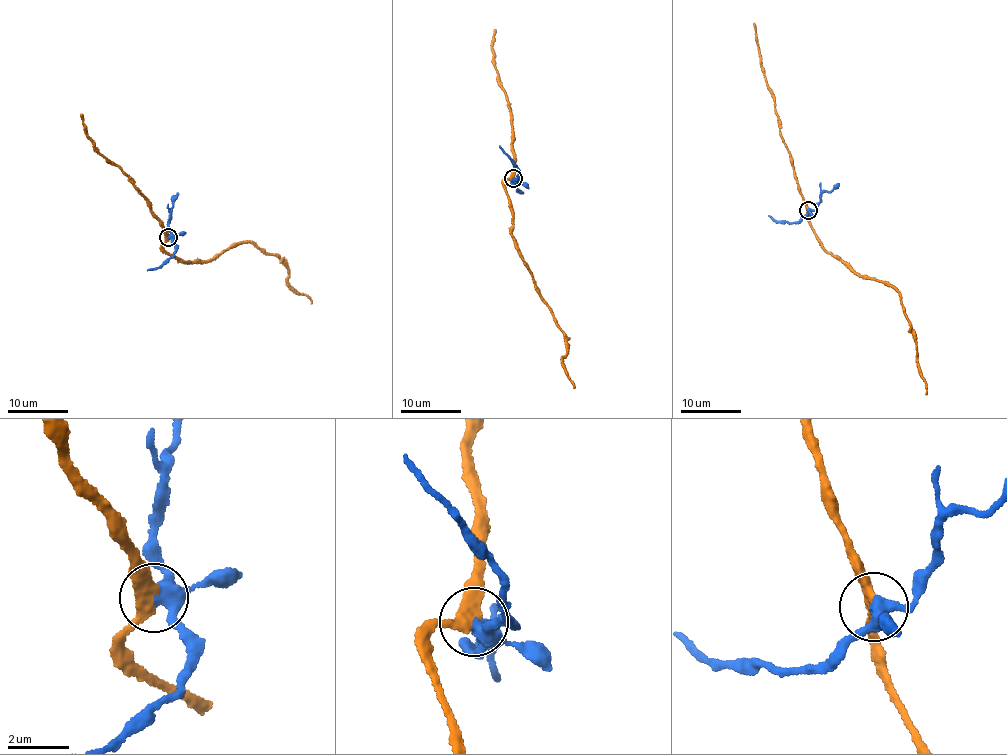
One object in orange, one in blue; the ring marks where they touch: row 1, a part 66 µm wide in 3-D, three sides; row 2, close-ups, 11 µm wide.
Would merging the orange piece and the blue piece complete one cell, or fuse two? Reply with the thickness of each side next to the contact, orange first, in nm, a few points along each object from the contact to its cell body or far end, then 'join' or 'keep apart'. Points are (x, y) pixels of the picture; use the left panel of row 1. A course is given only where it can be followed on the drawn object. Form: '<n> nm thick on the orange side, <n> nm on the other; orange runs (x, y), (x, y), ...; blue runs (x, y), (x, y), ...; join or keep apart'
360 nm thick on the orange side, 360 nm on the other; orange runs (168, 238), (163, 250), (185, 262), (203, 261), (247, 241), (278, 257), (288, 268), (288, 287), (312, 302); blue runs (168, 238), (175, 250), (172, 256), (165, 264), (147, 270); keep apart

